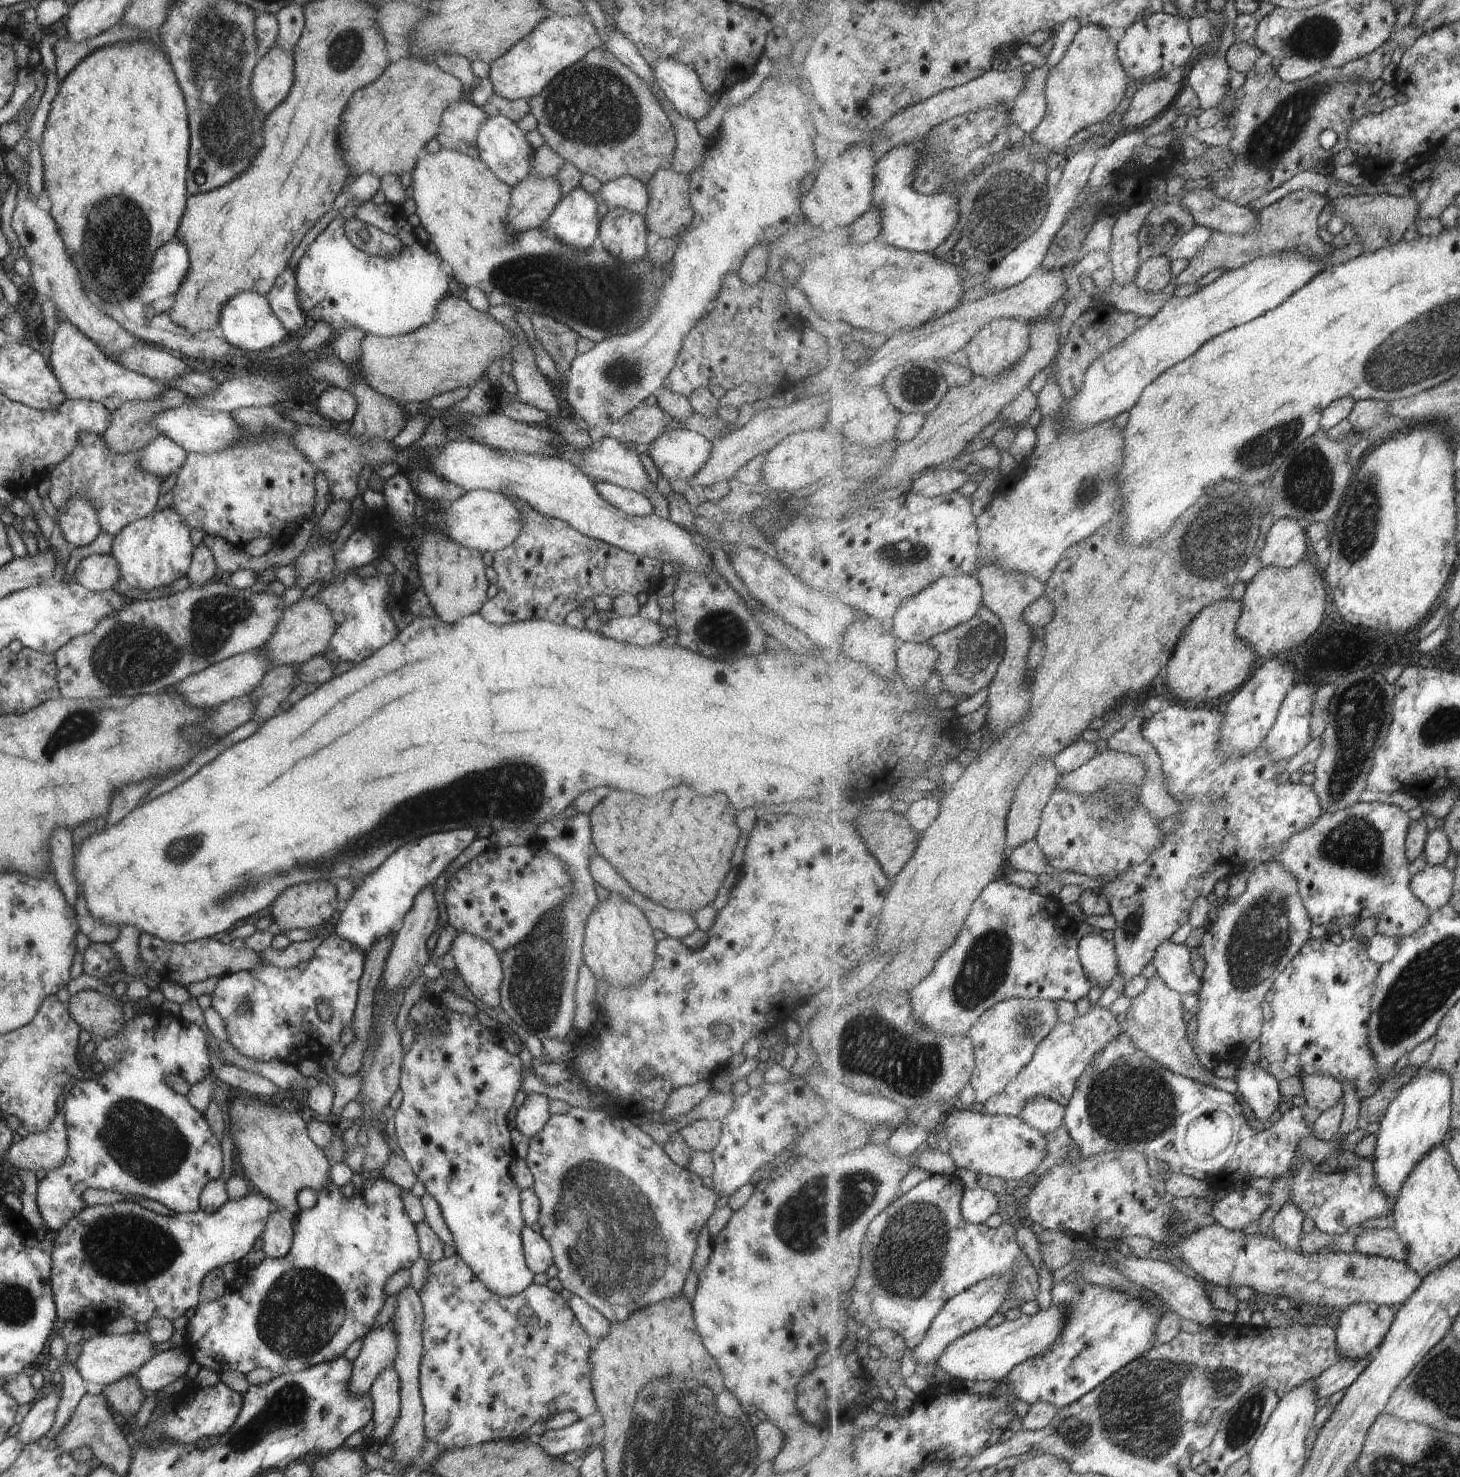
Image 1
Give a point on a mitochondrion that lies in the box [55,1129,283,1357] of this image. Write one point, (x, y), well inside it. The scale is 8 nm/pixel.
(124, 1247)

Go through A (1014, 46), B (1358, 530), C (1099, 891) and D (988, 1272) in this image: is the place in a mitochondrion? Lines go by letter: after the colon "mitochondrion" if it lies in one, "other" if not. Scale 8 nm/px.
A: other
B: mitochondrion
C: other
D: other

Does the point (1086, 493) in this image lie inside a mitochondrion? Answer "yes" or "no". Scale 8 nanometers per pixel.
yes

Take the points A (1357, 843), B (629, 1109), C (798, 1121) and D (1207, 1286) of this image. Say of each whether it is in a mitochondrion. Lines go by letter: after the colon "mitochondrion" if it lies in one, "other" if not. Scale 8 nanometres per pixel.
A: mitochondrion
B: other
C: other
D: other

